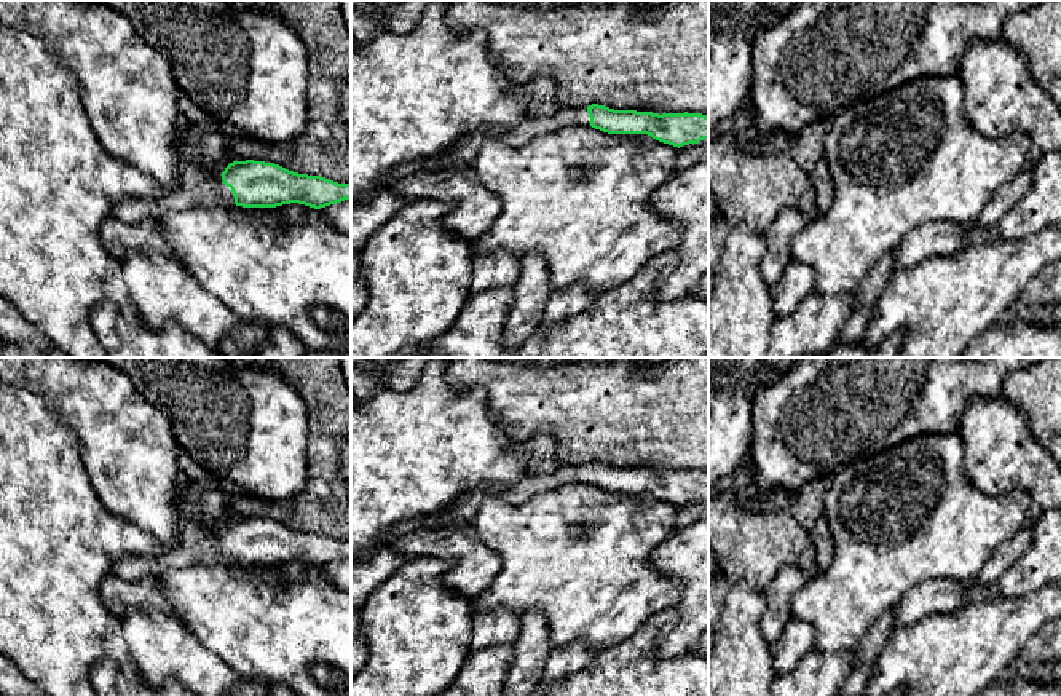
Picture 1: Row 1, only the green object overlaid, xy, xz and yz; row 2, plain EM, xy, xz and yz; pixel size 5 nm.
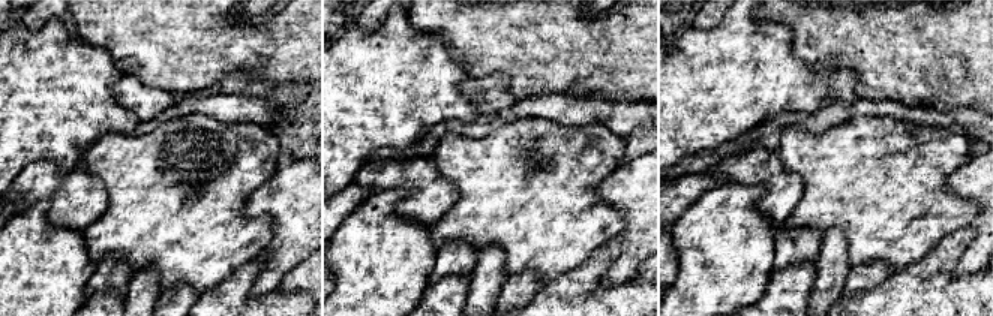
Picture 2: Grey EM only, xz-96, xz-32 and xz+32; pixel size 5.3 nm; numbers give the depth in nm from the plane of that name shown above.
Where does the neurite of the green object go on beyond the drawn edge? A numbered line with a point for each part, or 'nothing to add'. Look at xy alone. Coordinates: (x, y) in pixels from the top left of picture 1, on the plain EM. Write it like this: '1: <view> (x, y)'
1: xy (197, 543)

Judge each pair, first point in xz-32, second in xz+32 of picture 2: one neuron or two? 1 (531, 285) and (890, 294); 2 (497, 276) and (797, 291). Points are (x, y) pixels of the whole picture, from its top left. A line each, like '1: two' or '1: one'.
1: two
2: two

